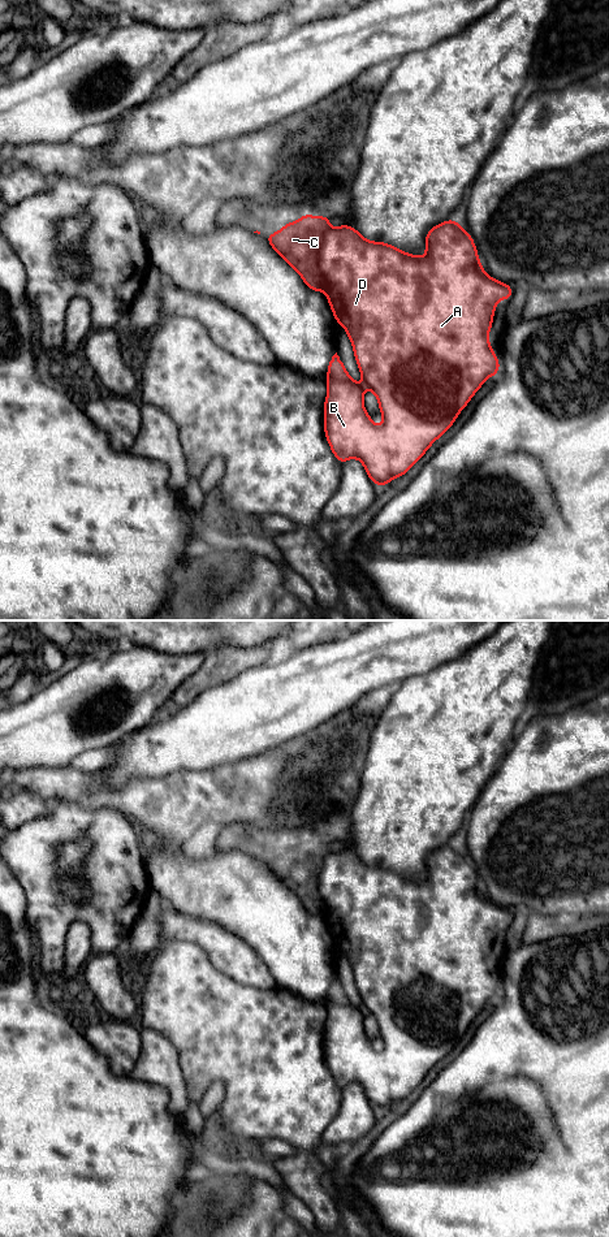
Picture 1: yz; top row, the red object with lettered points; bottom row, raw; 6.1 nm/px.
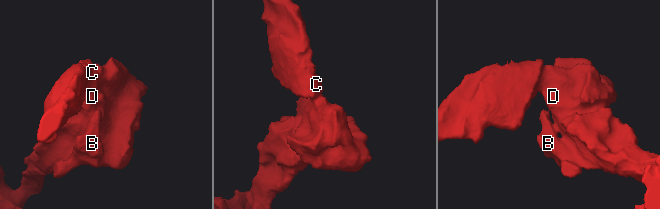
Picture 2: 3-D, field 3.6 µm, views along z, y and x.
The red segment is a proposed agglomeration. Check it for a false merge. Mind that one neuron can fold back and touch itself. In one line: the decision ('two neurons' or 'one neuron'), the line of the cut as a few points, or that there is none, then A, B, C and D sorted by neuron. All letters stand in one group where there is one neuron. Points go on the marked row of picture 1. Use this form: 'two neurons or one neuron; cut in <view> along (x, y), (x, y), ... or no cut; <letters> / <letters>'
two neurons; cut in yz along (328, 228), (319, 250), (319, 271), (324, 277), (324, 289); A B D / C

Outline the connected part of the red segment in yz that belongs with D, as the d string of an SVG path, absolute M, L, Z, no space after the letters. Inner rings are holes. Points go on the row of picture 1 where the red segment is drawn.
M457 220L433 226L426 235L426 250L427 254L418 258L384 242L367 241L346 224L328 229L319 250L319 269L325 277L325 294L331 310L350 337L364 382L354 382L337 352L332 356L325 381L325 436L341 464L350 458L358 458L379 488L405 475L427 449L452 428L458 414L485 379L496 376L500 369L500 362L488 342L488 333L498 299L509 300L514 287L483 271L474 239ZM366 388L377 397L384 416L381 427L376 427L364 410Z

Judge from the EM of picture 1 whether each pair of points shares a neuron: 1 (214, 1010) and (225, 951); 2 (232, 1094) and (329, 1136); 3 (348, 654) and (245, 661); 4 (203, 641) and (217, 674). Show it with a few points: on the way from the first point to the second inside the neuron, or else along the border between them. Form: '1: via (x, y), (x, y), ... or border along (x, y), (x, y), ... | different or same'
1: border along (203, 948), (217, 969), (241, 984), (250, 985) | different
2: border along (340, 1107), (324, 1130), (322, 1142) | different
3: border along (253, 666), (241, 671), (227, 683) | different
4: border along (238, 645), (220, 645), (206, 654) | different

